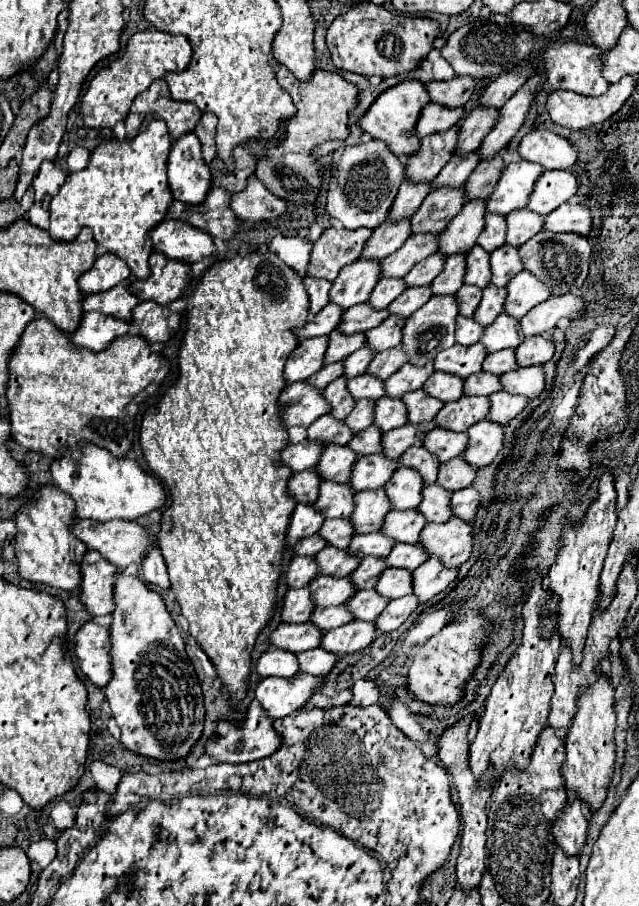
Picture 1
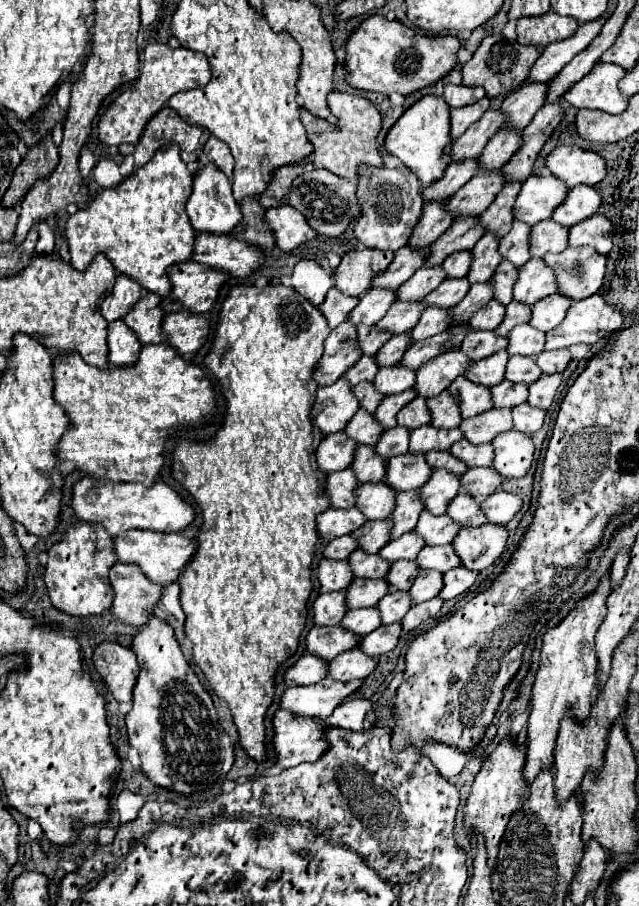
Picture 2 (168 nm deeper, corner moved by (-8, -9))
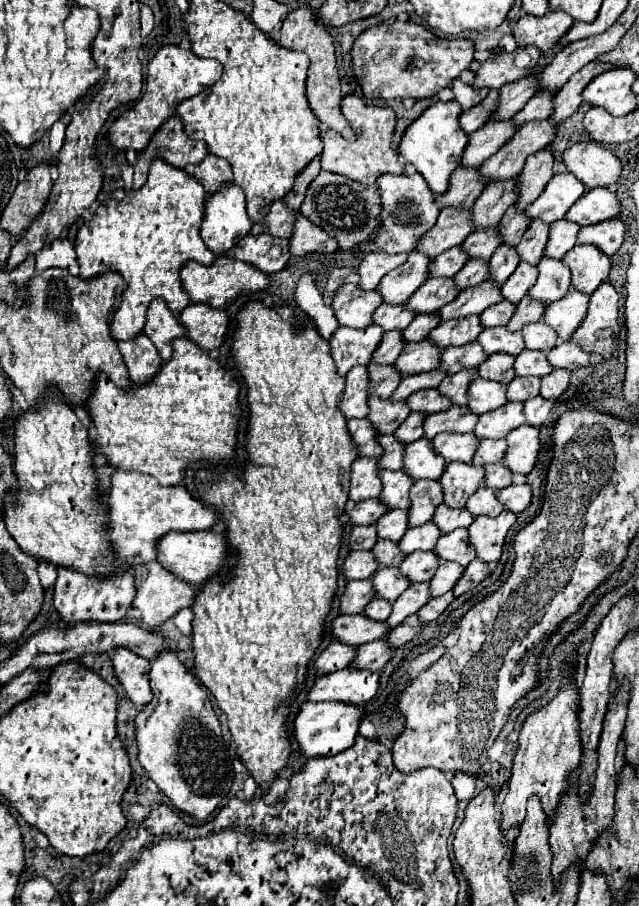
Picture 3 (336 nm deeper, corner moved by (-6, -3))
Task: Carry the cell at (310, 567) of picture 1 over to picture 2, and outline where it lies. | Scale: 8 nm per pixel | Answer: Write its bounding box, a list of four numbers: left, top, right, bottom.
[317,560,353,594]

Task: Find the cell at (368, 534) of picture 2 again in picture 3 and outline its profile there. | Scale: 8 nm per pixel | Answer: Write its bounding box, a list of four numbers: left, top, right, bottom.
[375,510,409,542]

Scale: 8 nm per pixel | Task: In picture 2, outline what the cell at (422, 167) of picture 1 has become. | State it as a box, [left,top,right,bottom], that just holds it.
[451,110,505,162]

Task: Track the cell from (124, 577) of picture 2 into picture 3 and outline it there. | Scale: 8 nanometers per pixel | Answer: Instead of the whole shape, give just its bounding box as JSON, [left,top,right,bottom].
[133,560,197,628]

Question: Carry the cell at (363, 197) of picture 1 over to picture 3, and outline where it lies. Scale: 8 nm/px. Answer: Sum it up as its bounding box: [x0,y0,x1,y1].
[373,174,441,254]

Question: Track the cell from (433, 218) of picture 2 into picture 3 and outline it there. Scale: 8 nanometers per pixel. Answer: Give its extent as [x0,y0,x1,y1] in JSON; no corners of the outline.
[437,166,487,208]

